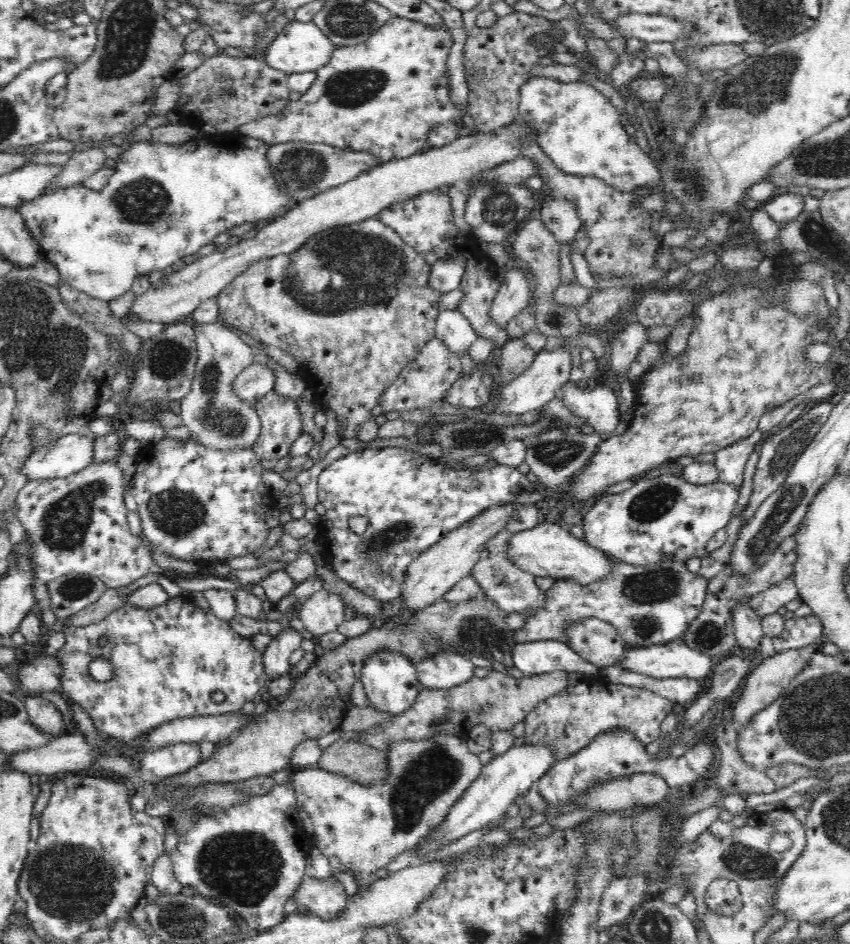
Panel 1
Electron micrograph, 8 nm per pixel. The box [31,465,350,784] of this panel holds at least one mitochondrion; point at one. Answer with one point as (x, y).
(64, 526)

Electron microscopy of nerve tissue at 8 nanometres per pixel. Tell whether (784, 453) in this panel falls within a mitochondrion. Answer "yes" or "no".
yes

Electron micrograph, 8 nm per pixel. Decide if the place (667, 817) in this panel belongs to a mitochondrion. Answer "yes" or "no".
no

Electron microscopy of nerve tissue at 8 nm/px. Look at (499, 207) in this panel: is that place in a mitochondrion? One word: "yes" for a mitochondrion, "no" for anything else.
yes

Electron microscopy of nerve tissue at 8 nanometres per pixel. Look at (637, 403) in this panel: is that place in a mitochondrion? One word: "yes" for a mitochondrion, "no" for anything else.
no

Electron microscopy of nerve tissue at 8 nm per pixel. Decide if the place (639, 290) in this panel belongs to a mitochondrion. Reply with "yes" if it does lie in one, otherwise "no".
no

